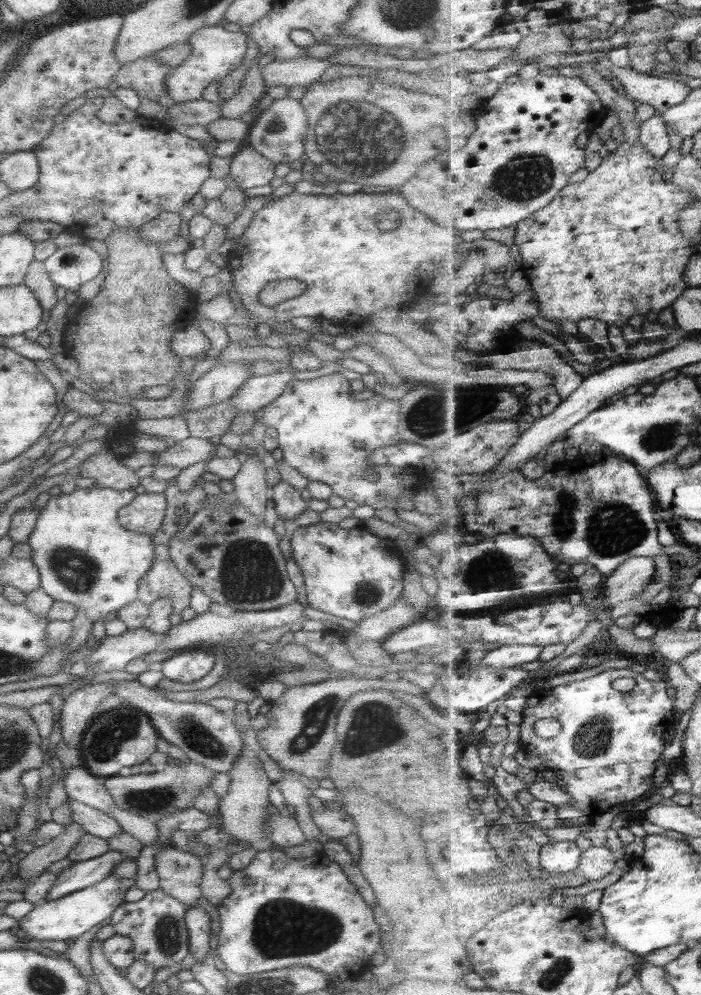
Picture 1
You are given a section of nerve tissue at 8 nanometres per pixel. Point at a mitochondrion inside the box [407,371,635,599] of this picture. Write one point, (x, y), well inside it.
(479, 568)

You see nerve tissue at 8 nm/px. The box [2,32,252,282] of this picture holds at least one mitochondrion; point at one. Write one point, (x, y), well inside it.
(44, 71)

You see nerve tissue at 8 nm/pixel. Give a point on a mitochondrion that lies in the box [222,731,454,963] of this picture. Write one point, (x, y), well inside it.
(281, 928)

